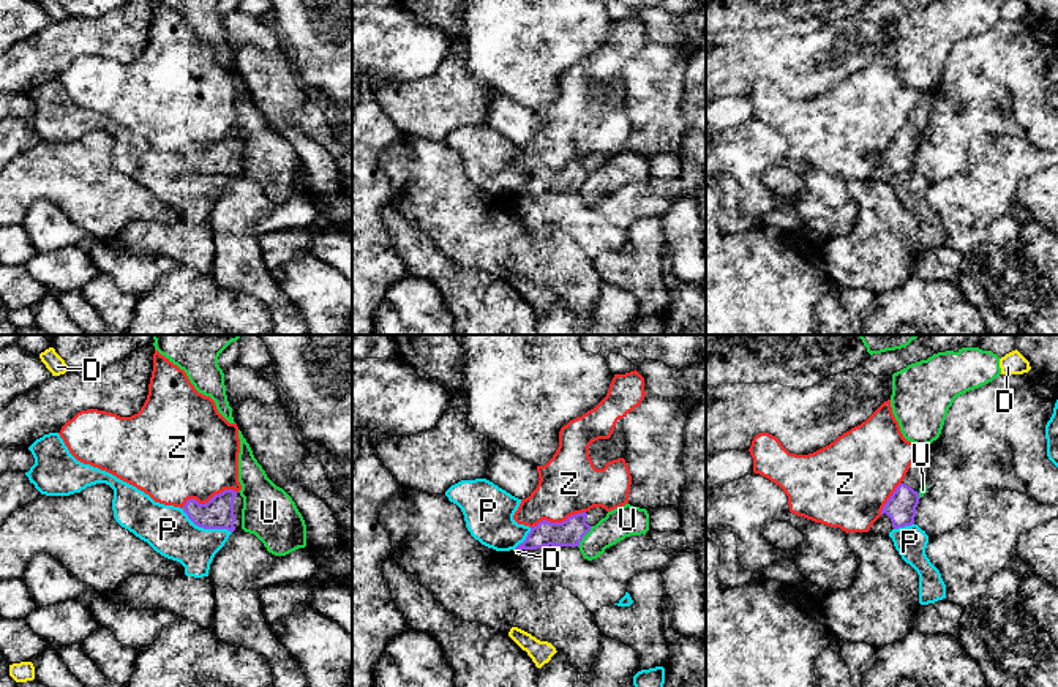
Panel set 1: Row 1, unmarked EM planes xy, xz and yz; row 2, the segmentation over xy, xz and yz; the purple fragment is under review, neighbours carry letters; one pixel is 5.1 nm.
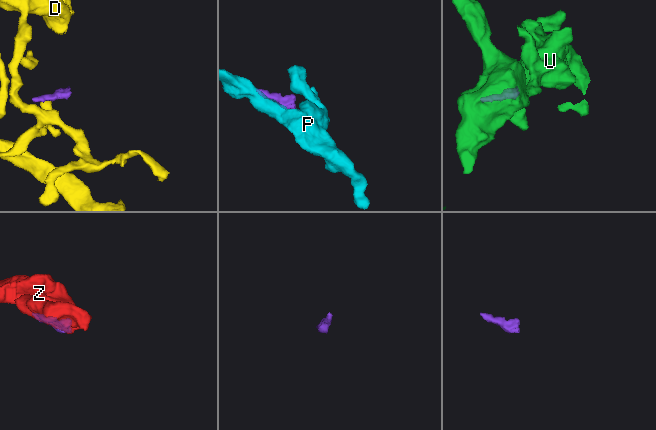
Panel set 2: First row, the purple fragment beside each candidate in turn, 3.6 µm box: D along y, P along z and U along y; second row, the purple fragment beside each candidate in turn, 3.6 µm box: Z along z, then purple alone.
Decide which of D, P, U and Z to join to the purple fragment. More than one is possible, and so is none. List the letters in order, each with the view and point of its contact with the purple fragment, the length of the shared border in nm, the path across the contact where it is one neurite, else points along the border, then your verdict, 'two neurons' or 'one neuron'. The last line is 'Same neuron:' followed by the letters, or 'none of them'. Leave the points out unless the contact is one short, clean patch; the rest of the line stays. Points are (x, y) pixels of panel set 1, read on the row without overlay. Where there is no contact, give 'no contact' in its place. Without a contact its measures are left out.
D: meets purple in xz at (517, 195); contact 30 nm long; two neurons
P: meets purple in xy at (206, 174); contact 280 nm long; two neurons
U: meets purple in xz at (583, 182); contact 130 nm long; border along xz (592, 172), (578, 193); two neurons
Z: meets purple in xy at (210, 146); contact 300 nm long; two neurons
Same neuron: none of them

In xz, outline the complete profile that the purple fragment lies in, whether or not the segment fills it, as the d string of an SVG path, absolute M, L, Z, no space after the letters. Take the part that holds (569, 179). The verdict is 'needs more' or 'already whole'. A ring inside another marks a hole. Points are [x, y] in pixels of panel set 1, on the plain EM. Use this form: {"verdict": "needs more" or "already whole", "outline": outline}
{"verdict": "needs more", "outline": "M594 153L589 158L576 160L568 163L562 169L540 167L531 174L526 186L515 196L537 196L543 193L580 193L583 183L595 172L602 164L606 163L606 156Z"}

